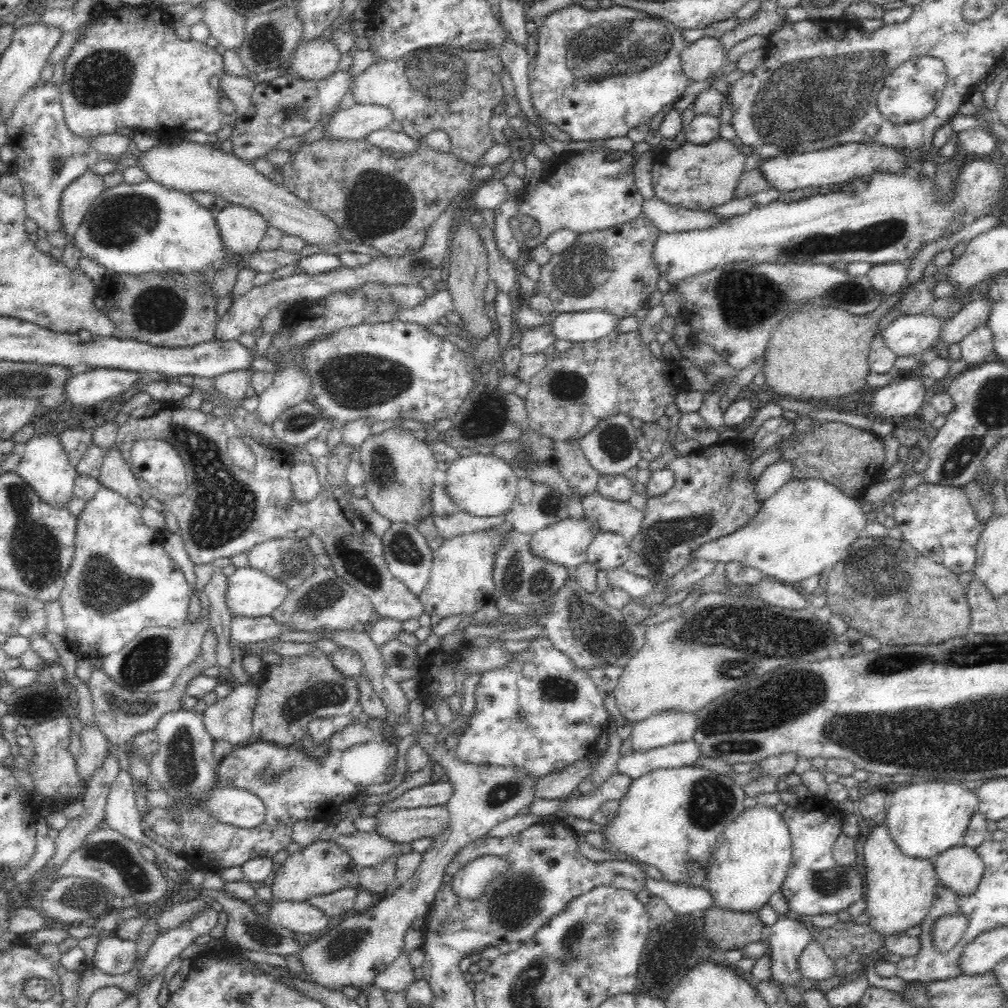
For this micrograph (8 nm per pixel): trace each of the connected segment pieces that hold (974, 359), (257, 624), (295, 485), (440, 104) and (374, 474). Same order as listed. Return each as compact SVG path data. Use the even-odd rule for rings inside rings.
M988 325L975 328L959 342L959 345L961 346L961 359L968 364L968 368L979 365L994 353L992 331L988 329Z
M270 615L256 616L232 616L230 625L230 638L241 646L249 643L262 642L282 634L282 632L294 632L294 628L280 625Z
M312 460L304 462L292 461L290 480L294 497L302 502L309 502L320 492L321 484L317 469Z
M426 47L408 52L399 59L375 59L368 68L357 74L350 84L350 90L356 104L388 107L394 121L400 122L403 133L410 138L419 140L434 128L442 130L451 139L452 154L461 162L475 165L495 143L490 124L493 120L492 108L502 100L504 94L504 88L500 83L502 67L498 49L463 50L461 47Z
M399 426L381 434L372 434L356 451L358 461L365 472L366 500L385 519L391 522L409 522L416 525L432 512L432 472L437 460L430 446L415 438L412 431Z

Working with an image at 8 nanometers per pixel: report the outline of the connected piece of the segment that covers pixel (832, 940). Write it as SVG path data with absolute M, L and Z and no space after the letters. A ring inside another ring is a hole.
M840 922L826 929L814 927L812 940L822 945L827 957L834 963L835 974L850 975L860 968L860 958L870 956L884 944L883 935L869 925Z

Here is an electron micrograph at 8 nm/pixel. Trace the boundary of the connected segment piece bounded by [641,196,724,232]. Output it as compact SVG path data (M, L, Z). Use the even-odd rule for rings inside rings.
M655 196L651 199L642 200L641 212L662 232L706 228L706 226L714 226L714 224L724 220L724 217L708 213L708 211L693 211L672 206Z

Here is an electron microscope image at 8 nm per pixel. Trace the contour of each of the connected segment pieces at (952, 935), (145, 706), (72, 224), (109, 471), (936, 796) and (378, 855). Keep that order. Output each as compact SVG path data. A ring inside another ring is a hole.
M962 914L945 915L932 926L932 945L940 953L948 952L964 936L968 928L968 917Z
M102 669L93 670L91 676L86 682L89 692L92 696L94 709L94 722L98 725L98 729L104 733L106 741L108 741L108 754L119 761L119 750L125 748L125 744L130 738L138 732L146 732L150 728L155 728L157 722L163 714L168 710L175 711L180 708L180 699L184 695L180 686L180 680L175 681L175 685L167 691L158 695L156 693L132 692L116 683L112 683Z
M86 172L62 190L58 202L62 232L75 236L87 210L104 189L102 176Z
M116 442L112 448L105 450L100 474L96 476L96 479L102 487L115 490L118 494L128 498L134 505L137 505L140 510L145 506L140 499L140 495L144 492L138 487L139 477L134 476L131 463L127 463L123 459Z
M918 782L910 786L891 786L894 792L888 795L885 825L900 847L902 853L929 859L933 864L944 850L963 846L965 834L978 806L978 795L974 786L960 786L950 782Z
M356 831L351 835L334 835L333 841L342 847L353 859L355 866L362 868L374 868L392 857L402 856L398 849L398 843L388 841L376 831L372 833Z

